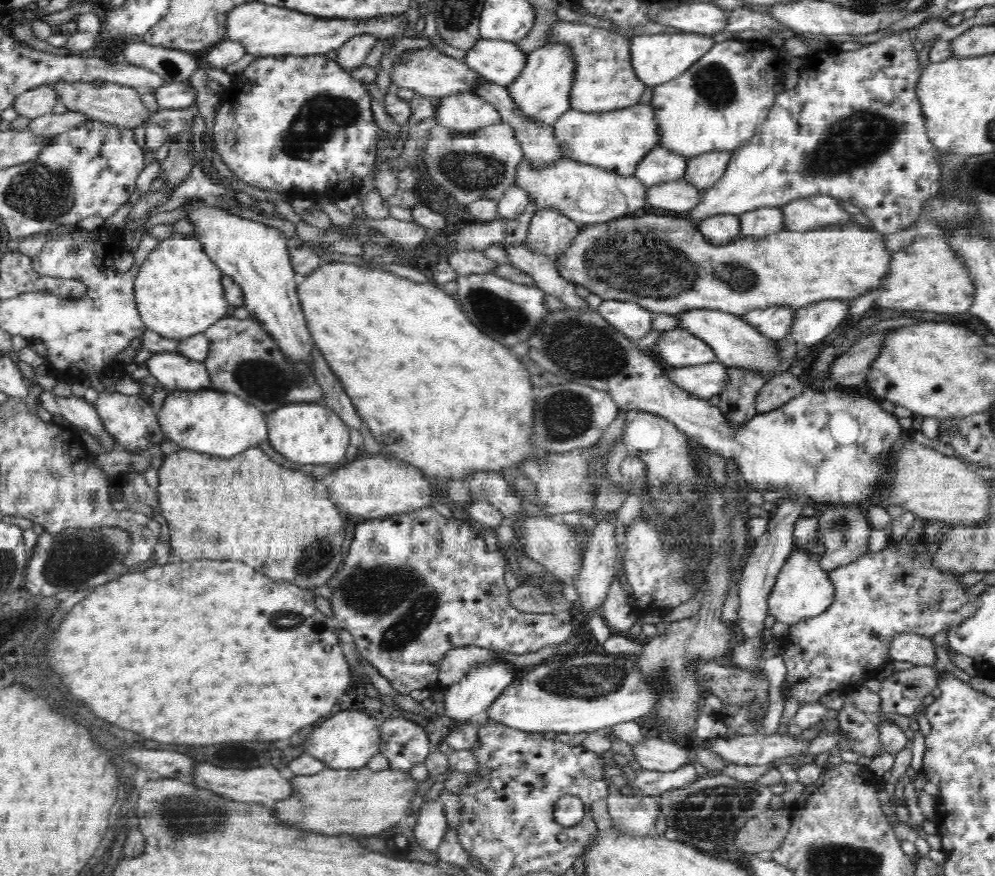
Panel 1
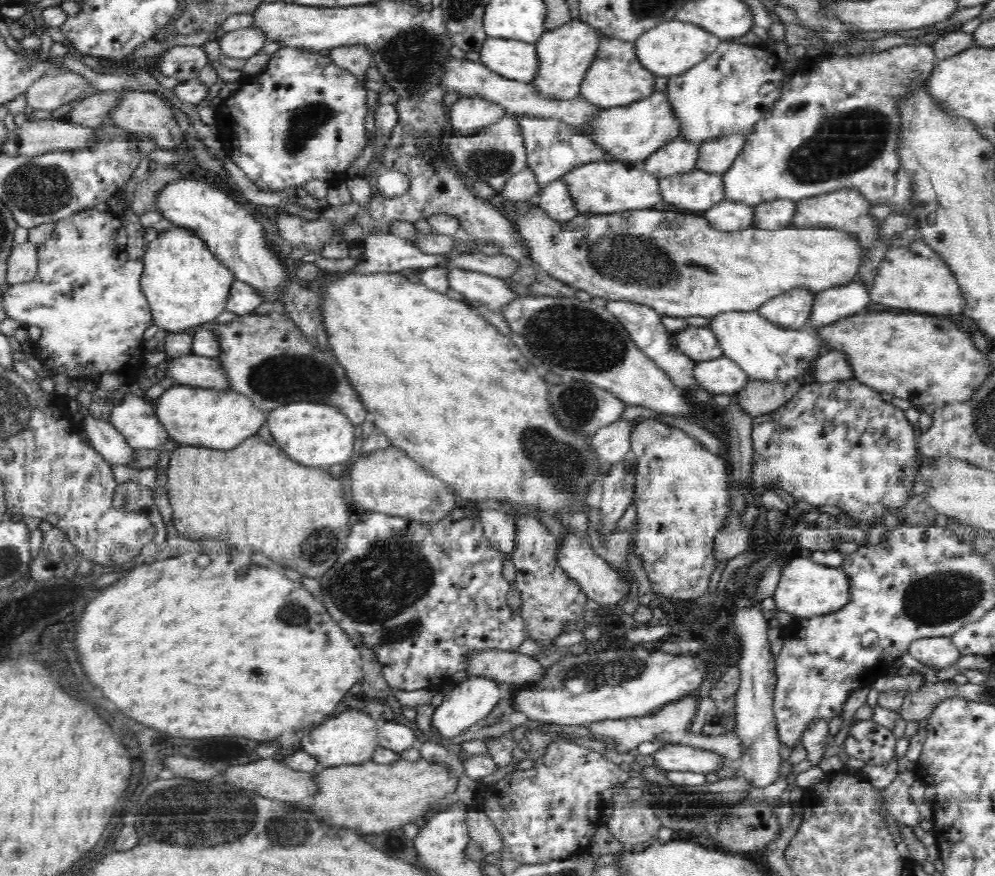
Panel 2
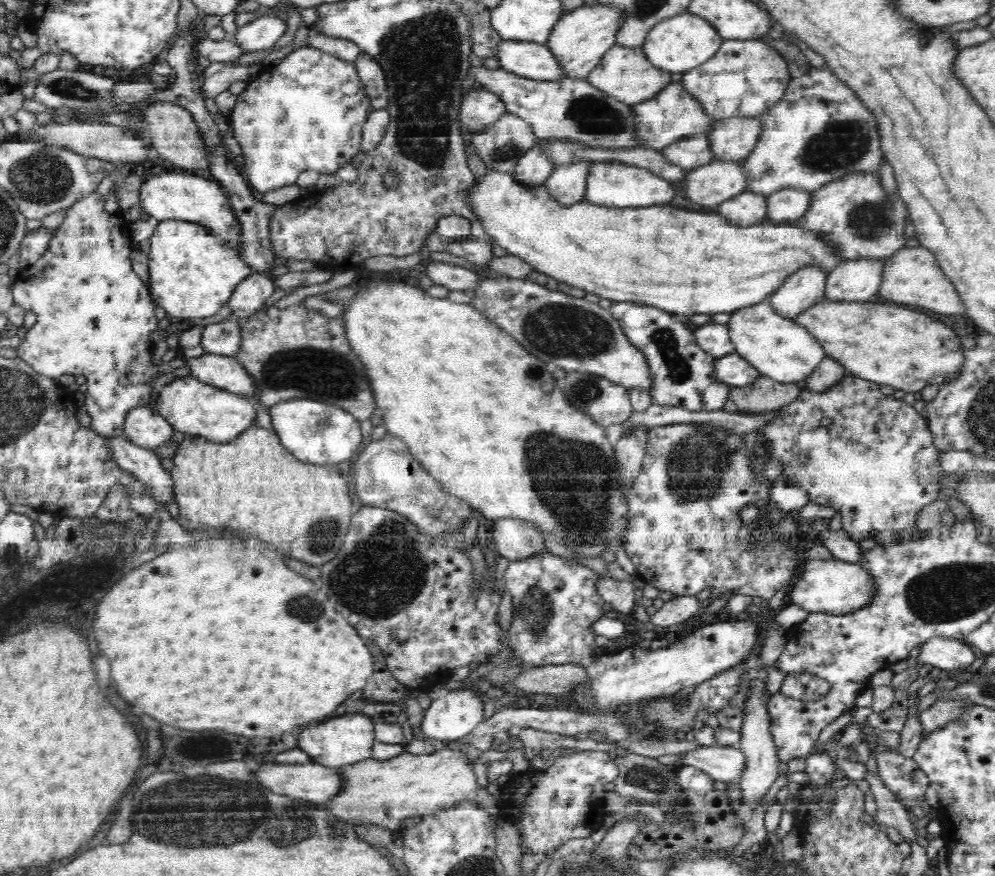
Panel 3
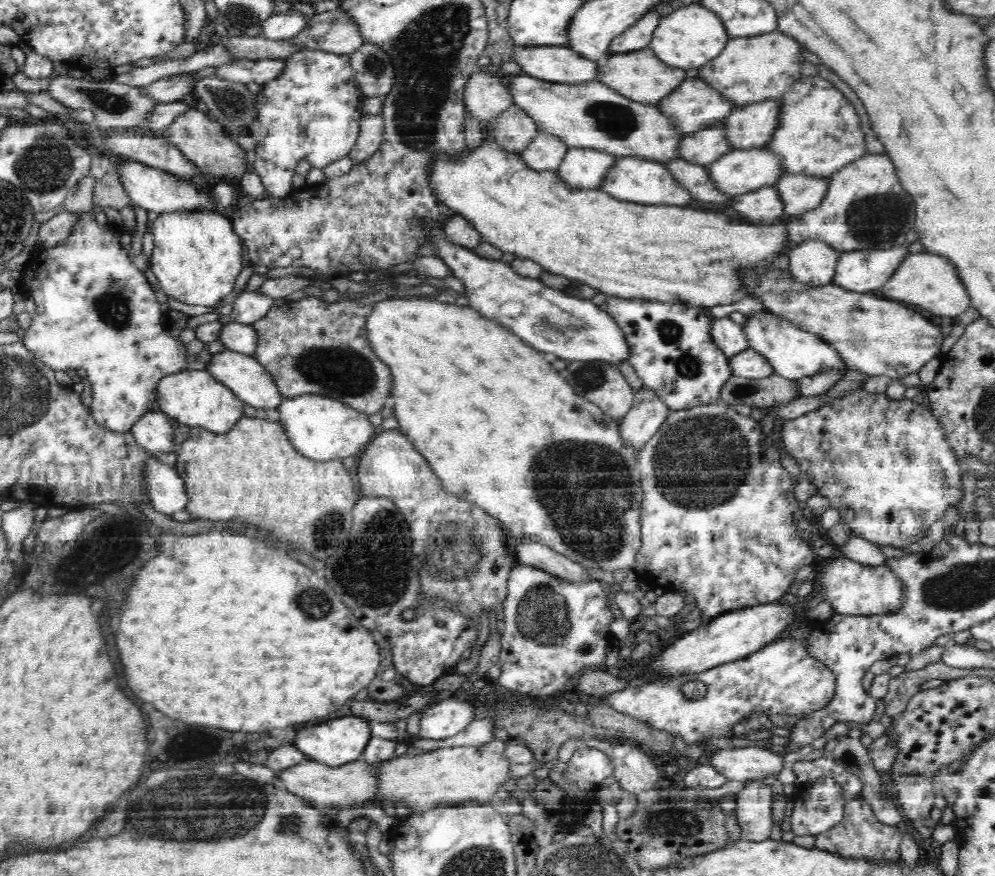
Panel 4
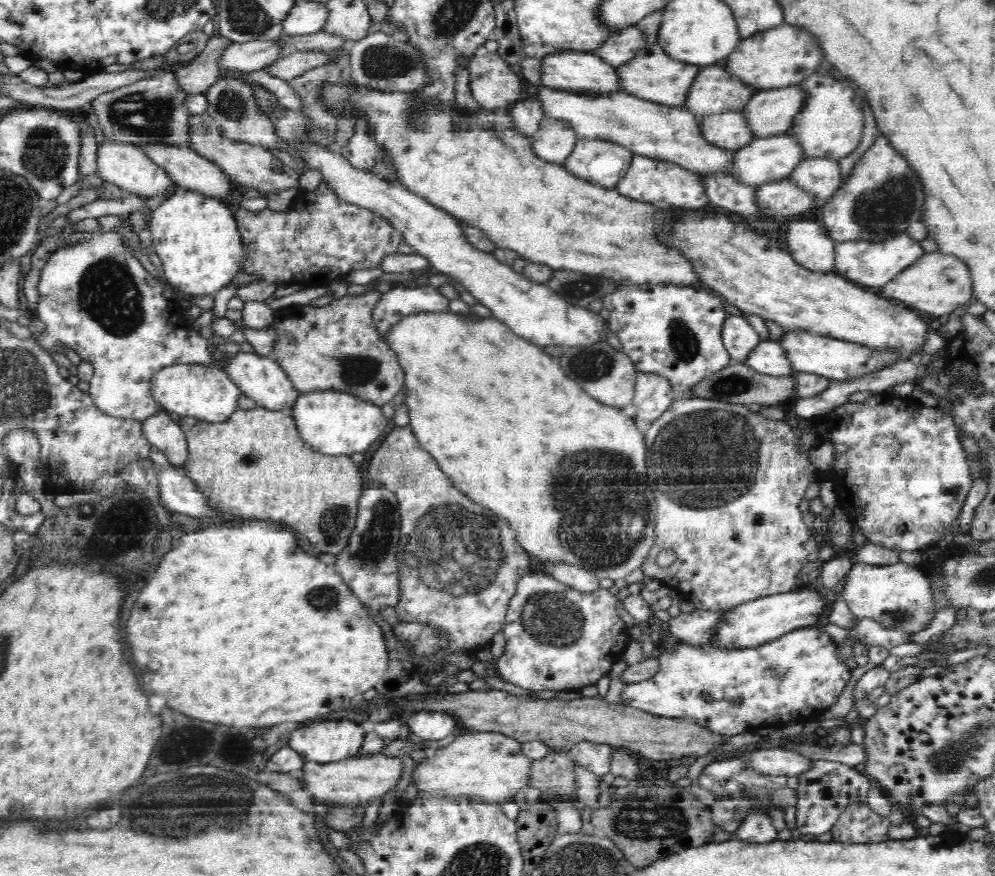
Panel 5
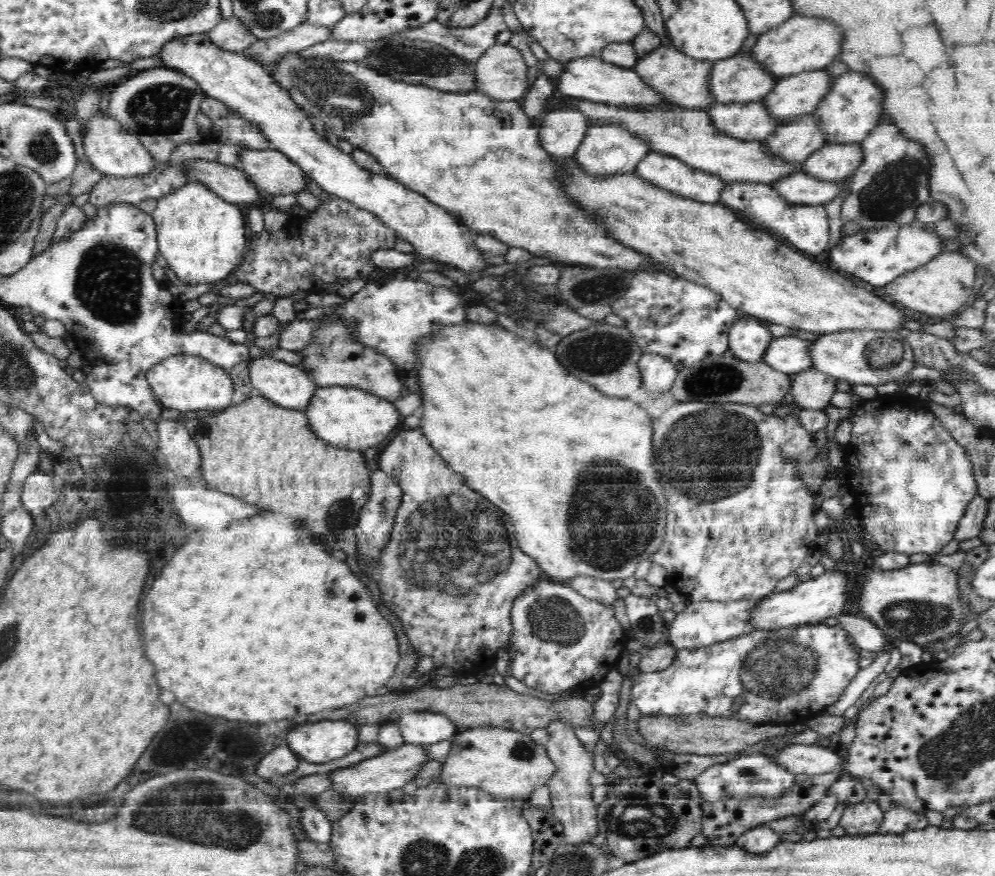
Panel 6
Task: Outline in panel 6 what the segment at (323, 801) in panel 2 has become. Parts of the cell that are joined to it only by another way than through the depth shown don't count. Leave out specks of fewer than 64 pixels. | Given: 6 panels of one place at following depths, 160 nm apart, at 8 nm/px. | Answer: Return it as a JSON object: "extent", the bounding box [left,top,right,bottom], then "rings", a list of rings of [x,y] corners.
{"extent":[439,726,557,800],"rings":[[[498,726],[459,730],[451,738],[451,751],[442,763],[439,780],[446,784],[487,789],[496,798],[528,800],[530,794],[546,786],[557,773],[556,763],[544,744],[534,742],[531,734]]]}

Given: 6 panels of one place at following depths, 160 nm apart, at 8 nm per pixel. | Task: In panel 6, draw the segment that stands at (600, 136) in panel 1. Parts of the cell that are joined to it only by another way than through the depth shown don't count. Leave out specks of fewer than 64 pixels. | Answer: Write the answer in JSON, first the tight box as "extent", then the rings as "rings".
{"extent":[712,49,778,103],"rings":[[[753,49],[714,63],[712,87],[716,103],[764,99],[778,82],[754,56]]]}

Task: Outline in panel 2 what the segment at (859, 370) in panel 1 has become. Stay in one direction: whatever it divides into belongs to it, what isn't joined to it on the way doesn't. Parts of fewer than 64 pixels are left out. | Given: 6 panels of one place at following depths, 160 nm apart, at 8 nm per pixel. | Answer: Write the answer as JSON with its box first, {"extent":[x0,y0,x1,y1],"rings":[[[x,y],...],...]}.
{"extent":[813,351,853,384],"rings":[[[824,351],[813,366],[813,380],[818,384],[846,380],[853,377],[852,369],[844,358],[844,353]]]}

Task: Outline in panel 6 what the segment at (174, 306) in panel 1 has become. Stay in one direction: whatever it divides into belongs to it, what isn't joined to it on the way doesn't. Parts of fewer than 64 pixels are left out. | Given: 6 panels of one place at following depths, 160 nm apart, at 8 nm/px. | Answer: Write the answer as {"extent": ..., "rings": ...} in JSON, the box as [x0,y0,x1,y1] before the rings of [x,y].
{"extent":[153,181,248,284],"rings":[[[192,181],[157,199],[153,216],[163,262],[185,284],[227,278],[243,258],[248,242],[242,210],[203,182]]]}

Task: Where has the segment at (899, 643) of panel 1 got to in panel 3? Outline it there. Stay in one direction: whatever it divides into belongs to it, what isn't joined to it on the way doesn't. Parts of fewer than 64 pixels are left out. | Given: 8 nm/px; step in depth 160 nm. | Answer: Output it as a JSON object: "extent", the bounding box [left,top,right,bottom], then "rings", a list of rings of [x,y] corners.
{"extent":[919,638,976,672],"rings":[[[935,638],[921,647],[919,660],[929,666],[936,666],[943,672],[969,668],[976,660],[976,654],[967,643],[953,638]]]}

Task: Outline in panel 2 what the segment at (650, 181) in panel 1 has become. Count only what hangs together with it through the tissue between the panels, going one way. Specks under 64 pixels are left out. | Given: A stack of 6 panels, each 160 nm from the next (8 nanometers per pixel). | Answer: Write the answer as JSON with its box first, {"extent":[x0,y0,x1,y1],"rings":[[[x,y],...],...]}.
{"extent":[643,136,700,178],"rings":[[[680,136],[651,154],[644,160],[643,166],[658,178],[680,174],[697,168],[700,153],[700,142],[692,142]]]}

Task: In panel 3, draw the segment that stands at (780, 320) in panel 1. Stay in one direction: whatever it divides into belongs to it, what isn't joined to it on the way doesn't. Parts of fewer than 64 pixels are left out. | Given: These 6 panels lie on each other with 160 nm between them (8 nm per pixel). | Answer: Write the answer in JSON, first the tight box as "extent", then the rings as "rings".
{"extent":[771,264,829,318],"rings":[[[802,264],[776,289],[771,305],[786,318],[794,318],[806,306],[825,296],[829,271],[819,264]]]}

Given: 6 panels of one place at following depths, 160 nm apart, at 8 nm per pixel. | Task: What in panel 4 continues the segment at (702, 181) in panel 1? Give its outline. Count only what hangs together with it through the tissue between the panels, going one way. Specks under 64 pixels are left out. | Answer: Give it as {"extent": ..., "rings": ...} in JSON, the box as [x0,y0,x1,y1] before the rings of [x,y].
{"extent":[723,96,782,148],"rings":[[[782,96],[736,106],[723,122],[733,148],[768,145],[780,126]]]}

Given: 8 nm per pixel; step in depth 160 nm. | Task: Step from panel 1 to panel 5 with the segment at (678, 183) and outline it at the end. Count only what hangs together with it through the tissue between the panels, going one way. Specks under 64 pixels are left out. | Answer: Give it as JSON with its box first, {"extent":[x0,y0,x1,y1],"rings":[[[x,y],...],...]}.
{"extent":[731,129,805,186],"rings":[[[790,129],[787,132],[756,137],[749,145],[741,147],[733,164],[731,174],[740,182],[762,186],[764,182],[788,177],[805,157],[802,143],[799,141],[797,134],[793,134]]]}

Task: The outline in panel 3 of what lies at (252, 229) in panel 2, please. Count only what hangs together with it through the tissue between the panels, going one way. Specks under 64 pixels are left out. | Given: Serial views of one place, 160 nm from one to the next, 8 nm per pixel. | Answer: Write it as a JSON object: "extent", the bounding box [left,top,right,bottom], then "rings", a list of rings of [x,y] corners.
{"extent":[138,171,240,248],"rings":[[[166,171],[158,175],[144,175],[138,190],[138,204],[159,222],[167,219],[198,222],[207,226],[214,234],[230,238],[229,243],[234,248],[240,244],[235,212],[228,203],[227,193],[208,174],[192,175]]]}

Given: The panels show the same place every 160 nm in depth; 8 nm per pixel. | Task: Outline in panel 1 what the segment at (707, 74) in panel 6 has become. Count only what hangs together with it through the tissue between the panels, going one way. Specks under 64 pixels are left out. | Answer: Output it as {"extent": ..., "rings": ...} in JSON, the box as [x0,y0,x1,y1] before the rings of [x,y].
{"extent":[546,21,647,112],"rings":[[[558,21],[549,30],[546,42],[562,42],[573,49],[577,73],[573,88],[570,89],[570,109],[582,112],[608,112],[634,106],[640,102],[640,96],[647,87],[634,73],[630,38],[586,23]]]}

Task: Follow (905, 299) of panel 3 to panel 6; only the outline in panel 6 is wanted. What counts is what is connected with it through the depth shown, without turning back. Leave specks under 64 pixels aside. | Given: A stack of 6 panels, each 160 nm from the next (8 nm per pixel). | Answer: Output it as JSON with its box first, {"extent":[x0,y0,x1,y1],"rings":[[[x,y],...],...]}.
{"extent":[884,252,979,318],"rings":[[[943,252],[928,264],[919,266],[912,272],[903,274],[889,282],[884,292],[898,306],[906,306],[908,312],[924,312],[929,316],[948,318],[964,309],[973,295],[972,286],[979,266],[968,256],[960,252]]]}

